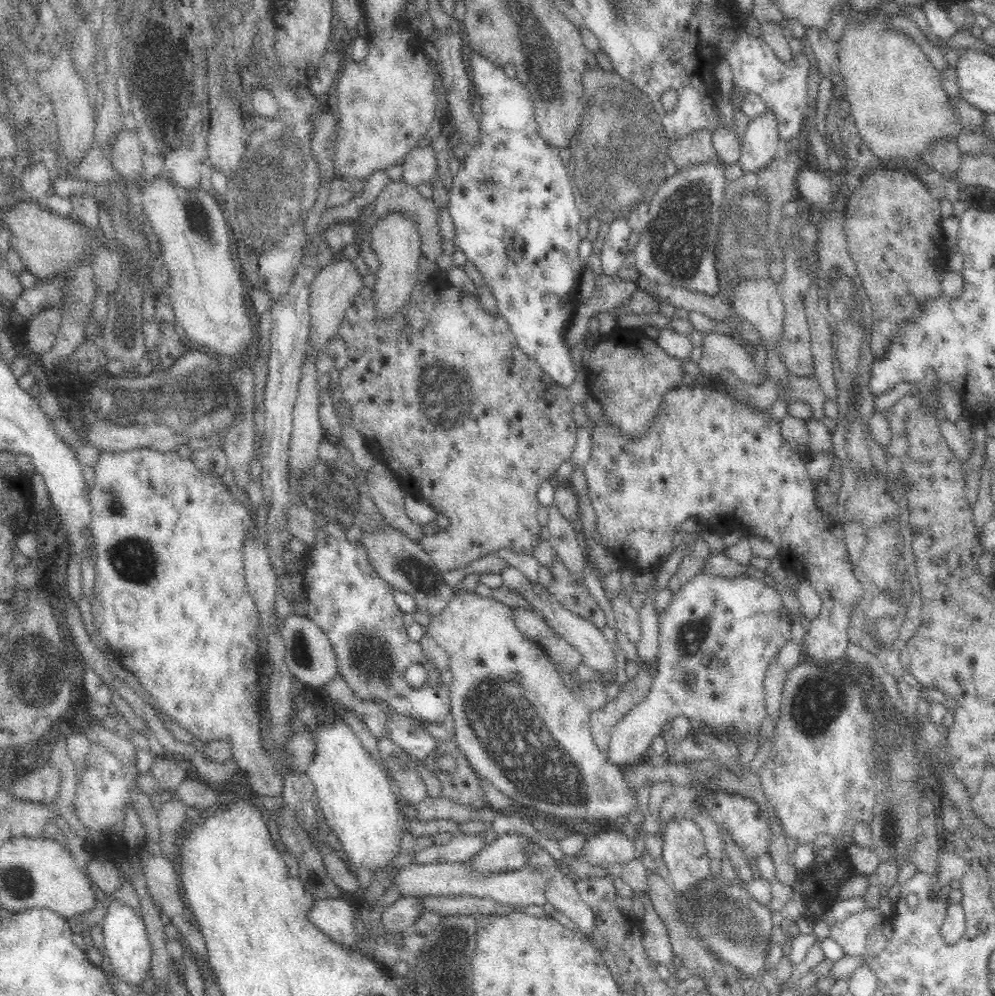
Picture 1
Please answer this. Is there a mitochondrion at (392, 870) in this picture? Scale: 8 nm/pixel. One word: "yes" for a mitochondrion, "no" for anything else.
no

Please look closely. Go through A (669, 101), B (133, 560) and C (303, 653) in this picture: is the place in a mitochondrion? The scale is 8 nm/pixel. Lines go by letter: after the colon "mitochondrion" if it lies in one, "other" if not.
A: other
B: mitochondrion
C: mitochondrion

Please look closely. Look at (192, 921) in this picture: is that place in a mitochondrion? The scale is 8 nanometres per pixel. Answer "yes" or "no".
no

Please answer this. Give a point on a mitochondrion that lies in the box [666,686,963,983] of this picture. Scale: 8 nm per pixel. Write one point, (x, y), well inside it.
(735, 925)

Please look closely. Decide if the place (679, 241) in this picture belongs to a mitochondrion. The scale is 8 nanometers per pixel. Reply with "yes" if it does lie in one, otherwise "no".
yes

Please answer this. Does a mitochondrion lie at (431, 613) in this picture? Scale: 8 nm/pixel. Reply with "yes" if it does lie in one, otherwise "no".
no

